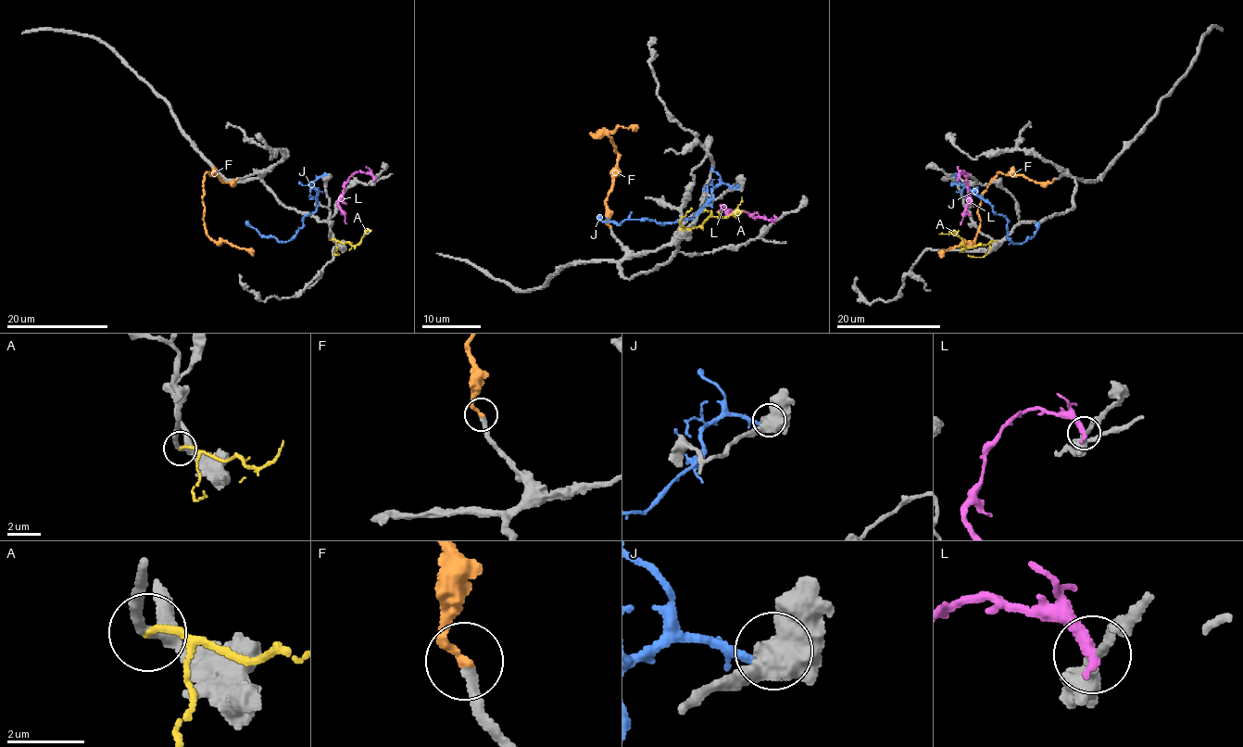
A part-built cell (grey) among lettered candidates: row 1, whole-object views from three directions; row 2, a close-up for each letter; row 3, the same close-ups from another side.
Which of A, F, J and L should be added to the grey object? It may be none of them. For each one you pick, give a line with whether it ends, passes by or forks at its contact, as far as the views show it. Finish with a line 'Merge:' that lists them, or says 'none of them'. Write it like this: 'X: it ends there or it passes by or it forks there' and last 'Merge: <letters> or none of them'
F: it ends there
Merge: F

